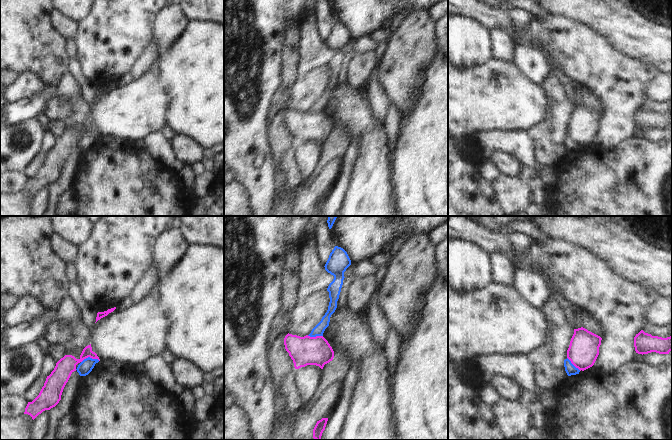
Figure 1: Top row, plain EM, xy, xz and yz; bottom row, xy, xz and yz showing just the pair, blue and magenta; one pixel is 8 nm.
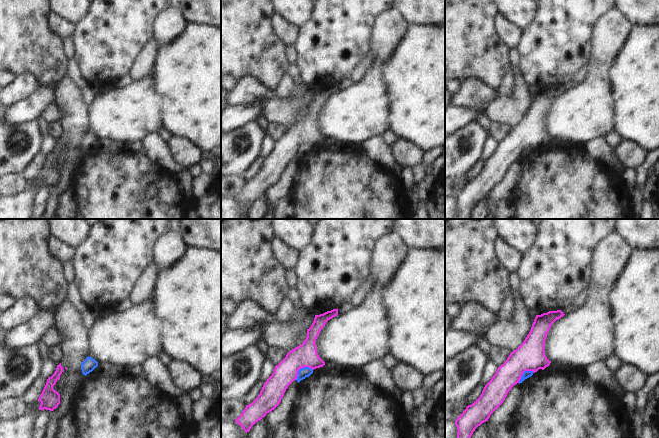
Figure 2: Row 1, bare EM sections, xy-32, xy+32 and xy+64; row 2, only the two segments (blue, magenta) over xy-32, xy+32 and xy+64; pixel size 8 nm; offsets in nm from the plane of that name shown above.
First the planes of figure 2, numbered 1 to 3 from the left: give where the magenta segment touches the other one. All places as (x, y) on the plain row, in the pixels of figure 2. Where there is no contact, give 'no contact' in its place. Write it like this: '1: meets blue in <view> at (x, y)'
1: no contact
2: meets blue in xy+32 at (301, 144)
3: meets blue in xy+64 at (524, 148)

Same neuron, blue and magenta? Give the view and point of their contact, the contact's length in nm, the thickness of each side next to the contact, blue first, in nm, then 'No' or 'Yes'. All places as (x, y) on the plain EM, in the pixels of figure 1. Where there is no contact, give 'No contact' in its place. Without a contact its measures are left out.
Touches blue at xy (90, 134). Shared border 150 nm. Thickness 110 nm (blue) against 150 nm. No.

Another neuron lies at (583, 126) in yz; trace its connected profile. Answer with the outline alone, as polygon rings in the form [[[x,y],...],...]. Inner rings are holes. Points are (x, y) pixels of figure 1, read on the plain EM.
[[[581,103],[574,105],[567,134],[580,147],[592,143],[599,131],[602,114]]]

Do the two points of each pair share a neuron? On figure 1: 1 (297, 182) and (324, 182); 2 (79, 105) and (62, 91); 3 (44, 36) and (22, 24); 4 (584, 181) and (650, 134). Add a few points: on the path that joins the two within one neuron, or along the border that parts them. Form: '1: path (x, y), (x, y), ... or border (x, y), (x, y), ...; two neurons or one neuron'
1: path (304, 189), (317, 189); one neuron
2: path (75, 101), (66, 92); one neuron
3: path (39, 36), (34, 36), (27, 29); one neuron
4: border (641, 136), (648, 141), (661, 140); two neurons

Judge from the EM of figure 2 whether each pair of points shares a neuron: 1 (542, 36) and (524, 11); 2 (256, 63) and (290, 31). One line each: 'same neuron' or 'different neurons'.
1: different neurons
2: different neurons

